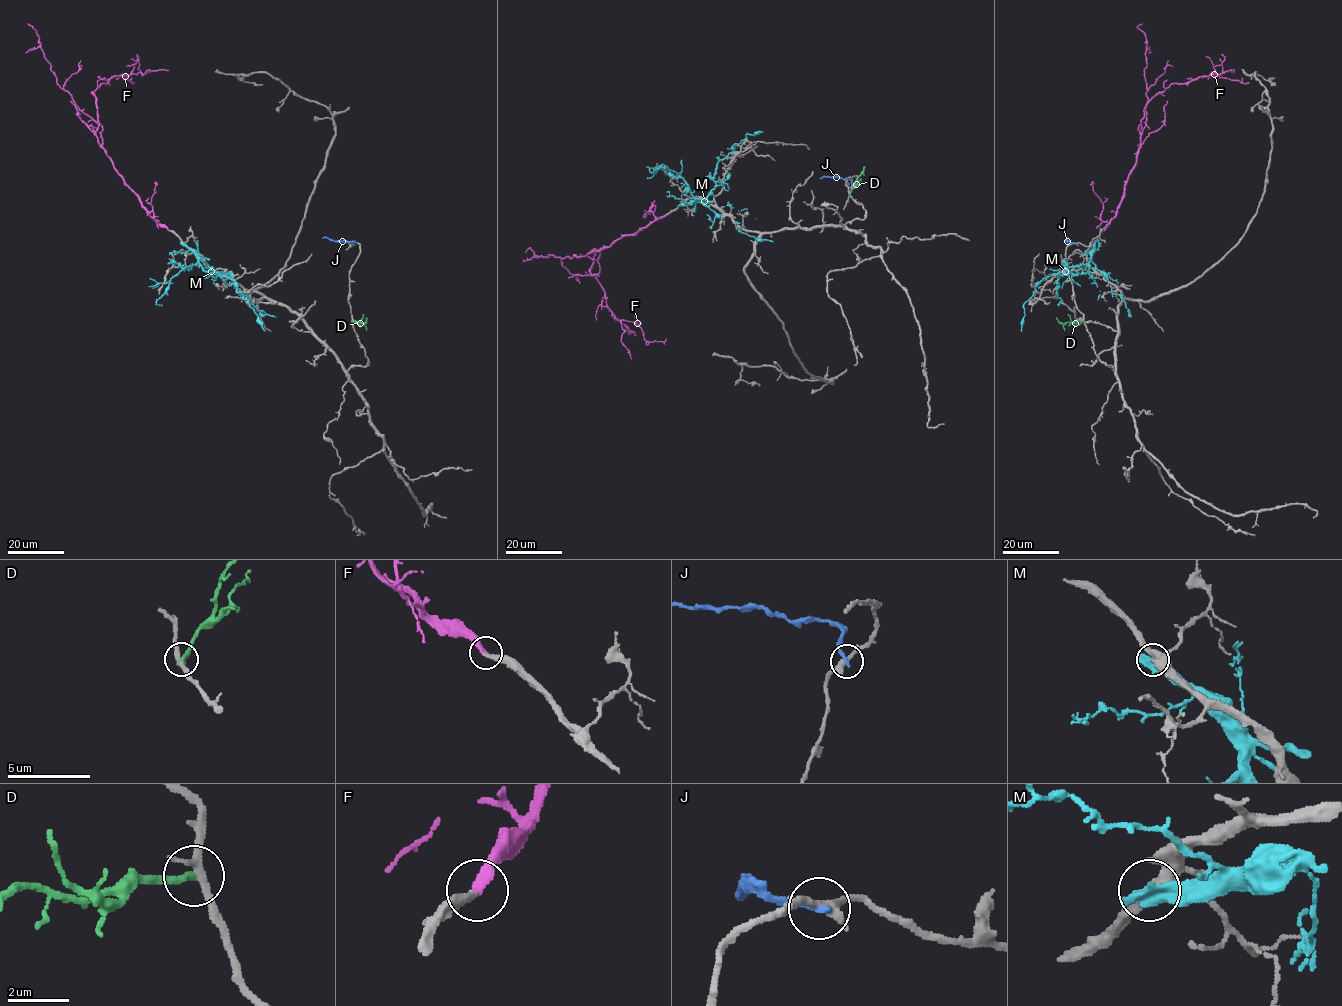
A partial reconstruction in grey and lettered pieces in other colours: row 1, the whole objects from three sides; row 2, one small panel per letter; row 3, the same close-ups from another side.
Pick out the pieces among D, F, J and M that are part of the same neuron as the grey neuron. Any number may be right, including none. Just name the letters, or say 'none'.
F

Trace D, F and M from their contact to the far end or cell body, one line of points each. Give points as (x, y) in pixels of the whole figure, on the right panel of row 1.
D: (1083, 321), (1061, 323), (1056, 318)
F: (1104, 229), (1115, 216), (1128, 175), (1136, 164), (1144, 108), (1173, 83), (1231, 71), (1228, 70)
M: (1094, 243), (1086, 272), (1054, 274), (1036, 286), (1023, 306), (1021, 331)

